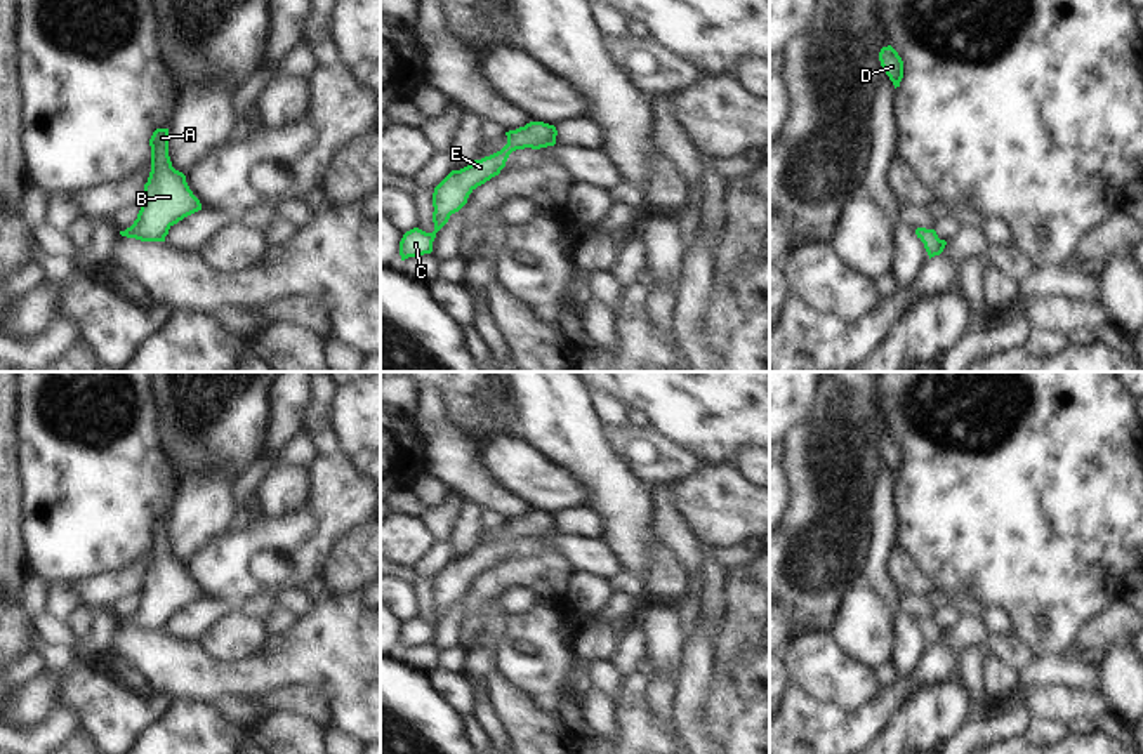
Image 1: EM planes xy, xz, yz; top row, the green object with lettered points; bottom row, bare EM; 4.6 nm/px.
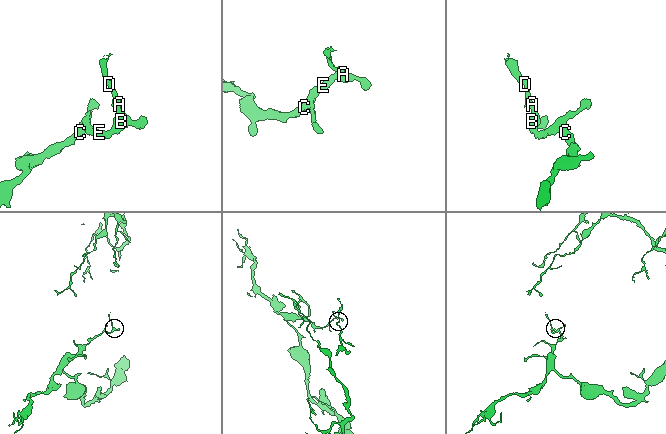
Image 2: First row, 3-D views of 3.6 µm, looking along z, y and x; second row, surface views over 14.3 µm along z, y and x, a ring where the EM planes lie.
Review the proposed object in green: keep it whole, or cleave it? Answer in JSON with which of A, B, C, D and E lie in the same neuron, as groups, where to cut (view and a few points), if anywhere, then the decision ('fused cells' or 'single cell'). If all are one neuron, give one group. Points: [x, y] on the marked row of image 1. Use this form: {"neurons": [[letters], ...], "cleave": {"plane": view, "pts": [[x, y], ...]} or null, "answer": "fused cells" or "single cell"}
{"neurons": [["A", "B", "C", "D", "E"]], "cleave": null, "answer": "single cell"}

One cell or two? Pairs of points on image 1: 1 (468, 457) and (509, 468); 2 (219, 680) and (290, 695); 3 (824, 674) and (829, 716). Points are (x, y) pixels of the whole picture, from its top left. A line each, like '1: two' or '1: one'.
1: two
2: two
3: two

